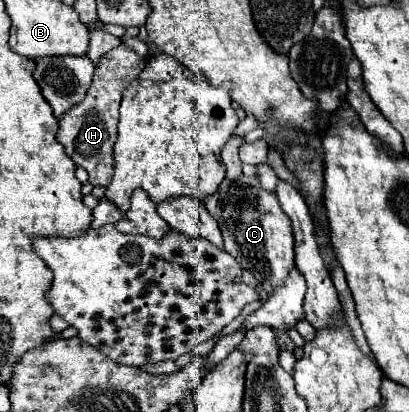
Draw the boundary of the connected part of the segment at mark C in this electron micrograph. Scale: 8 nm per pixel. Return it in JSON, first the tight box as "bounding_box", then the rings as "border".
{"bounding_box":[204,176,294,286],"border":[[[256,176],[226,178],[220,188],[204,200],[206,210],[218,222],[226,252],[232,254],[242,268],[248,268],[258,280],[270,280],[270,286],[280,286],[288,272],[294,268],[294,242],[292,242],[292,222],[280,208],[274,192],[262,188]]]}

